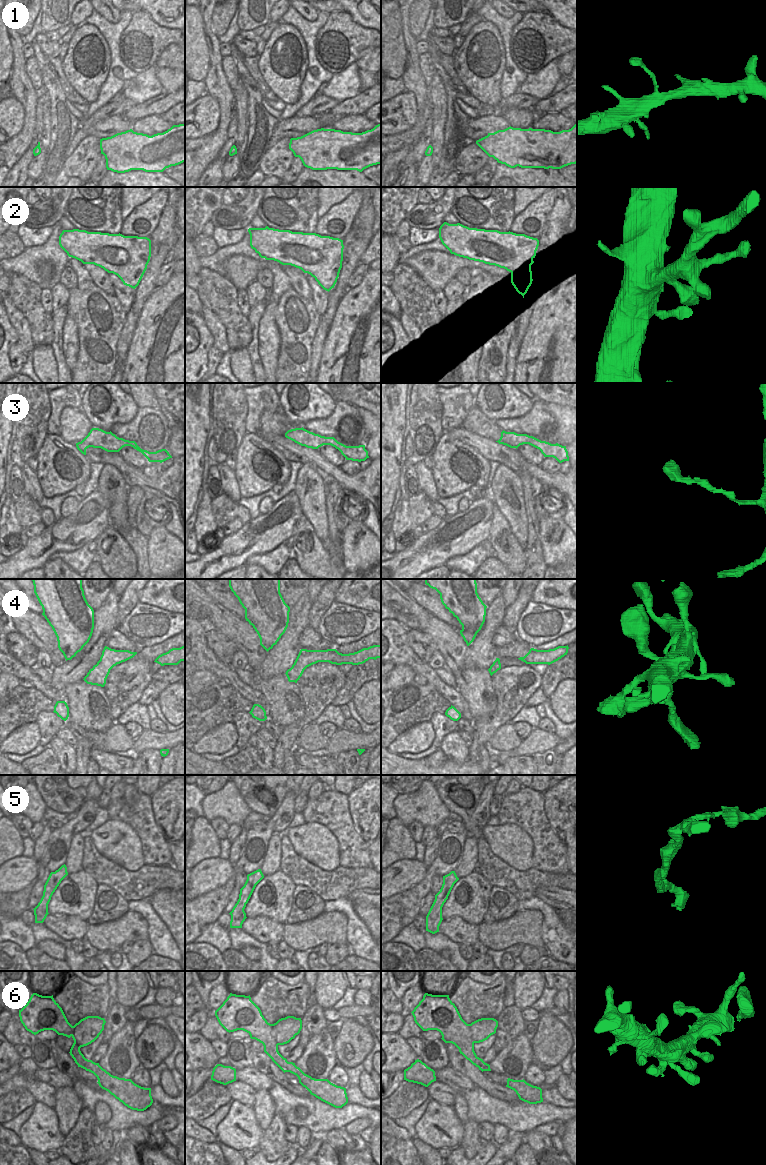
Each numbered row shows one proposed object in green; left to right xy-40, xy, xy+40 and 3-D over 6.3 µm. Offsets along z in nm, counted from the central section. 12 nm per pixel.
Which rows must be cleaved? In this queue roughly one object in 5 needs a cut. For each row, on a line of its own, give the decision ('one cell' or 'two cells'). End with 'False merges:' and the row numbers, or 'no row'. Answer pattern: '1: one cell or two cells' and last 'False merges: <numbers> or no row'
1: one cell
2: one cell
3: one cell
4: one cell
5: one cell
6: one cell
False merges: no row

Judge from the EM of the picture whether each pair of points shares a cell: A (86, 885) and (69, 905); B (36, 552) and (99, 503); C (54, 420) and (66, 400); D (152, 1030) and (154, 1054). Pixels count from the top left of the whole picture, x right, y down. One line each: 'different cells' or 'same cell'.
A: same cell
B: same cell
C: same cell
D: same cell

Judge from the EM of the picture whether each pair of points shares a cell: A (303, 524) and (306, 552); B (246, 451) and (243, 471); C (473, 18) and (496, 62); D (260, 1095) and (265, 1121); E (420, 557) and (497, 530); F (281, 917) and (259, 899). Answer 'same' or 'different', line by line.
A: same
B: same
C: different
D: same
E: different
F: same

